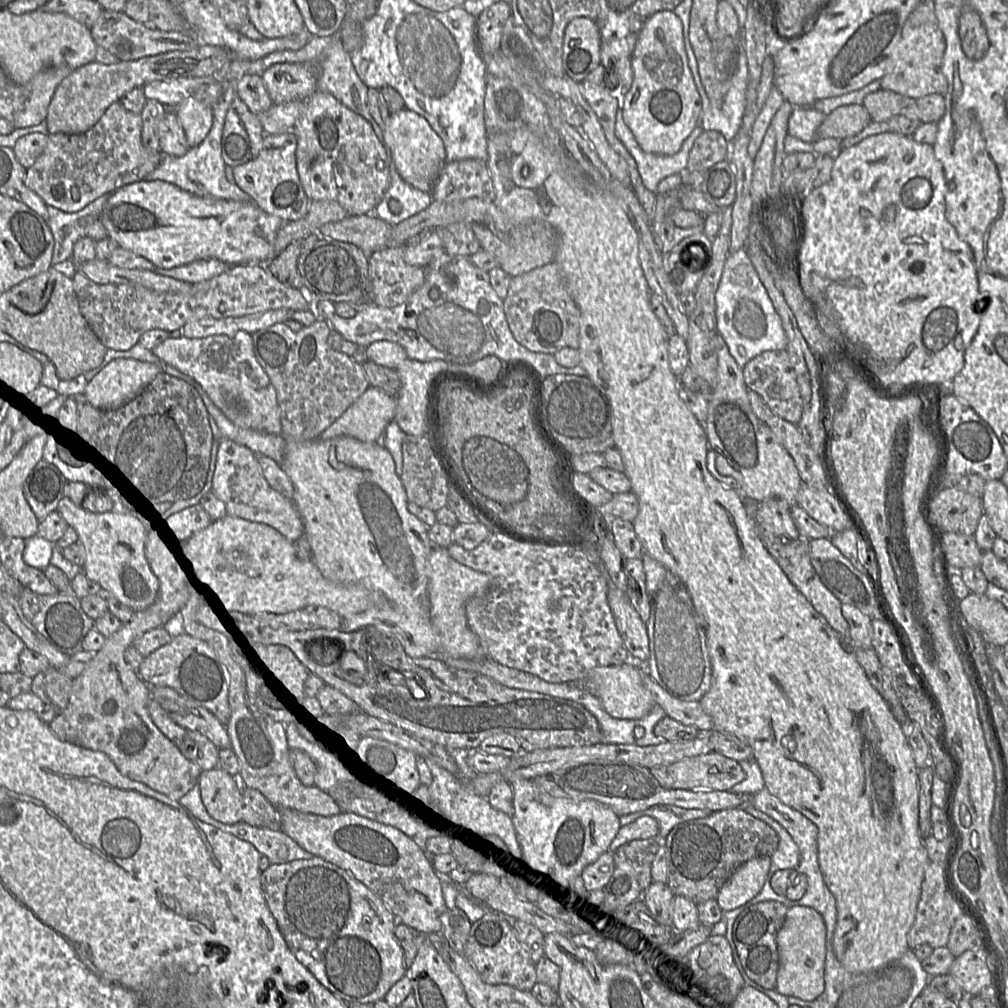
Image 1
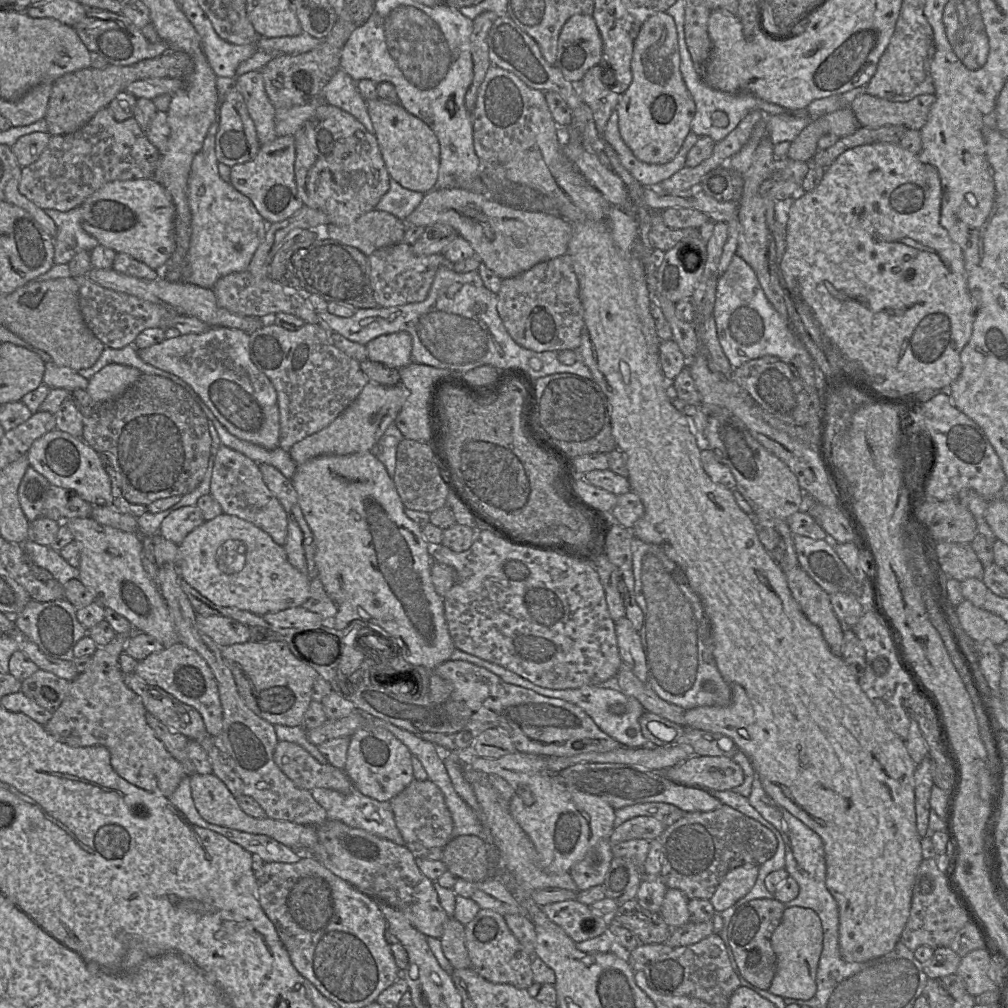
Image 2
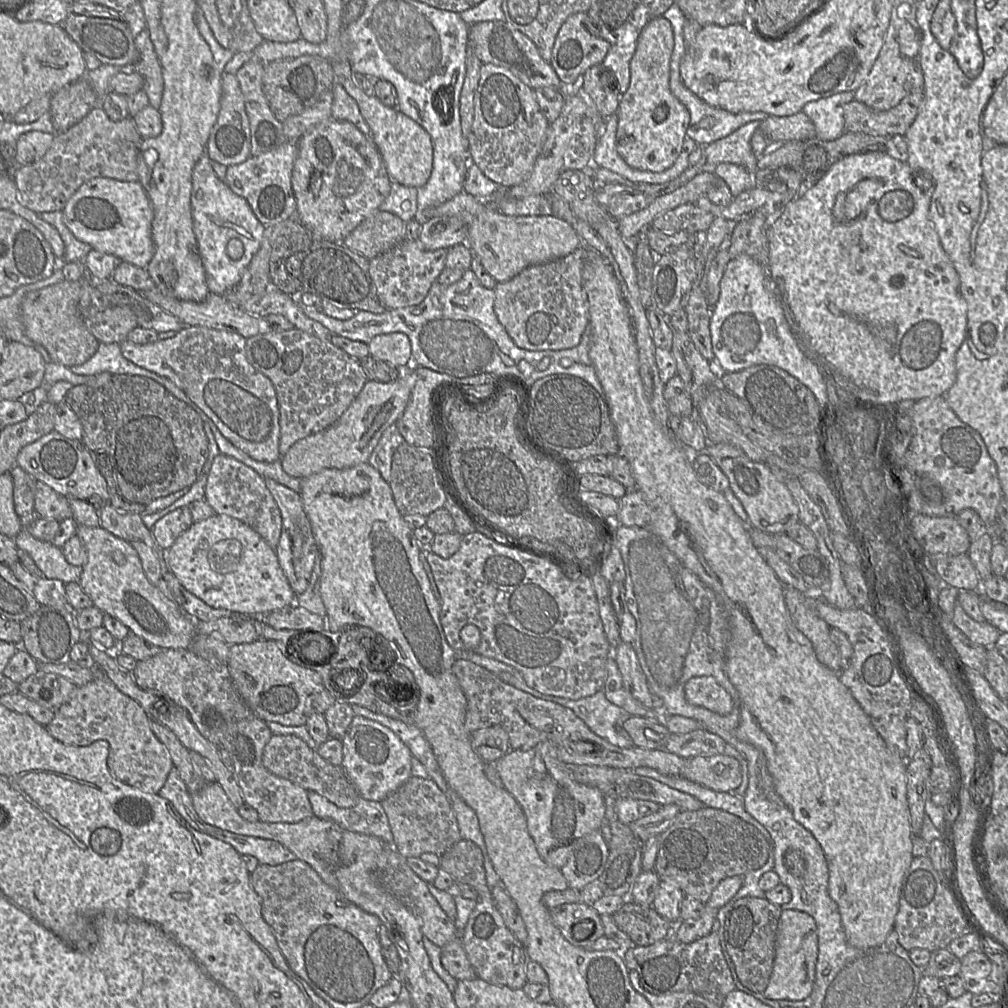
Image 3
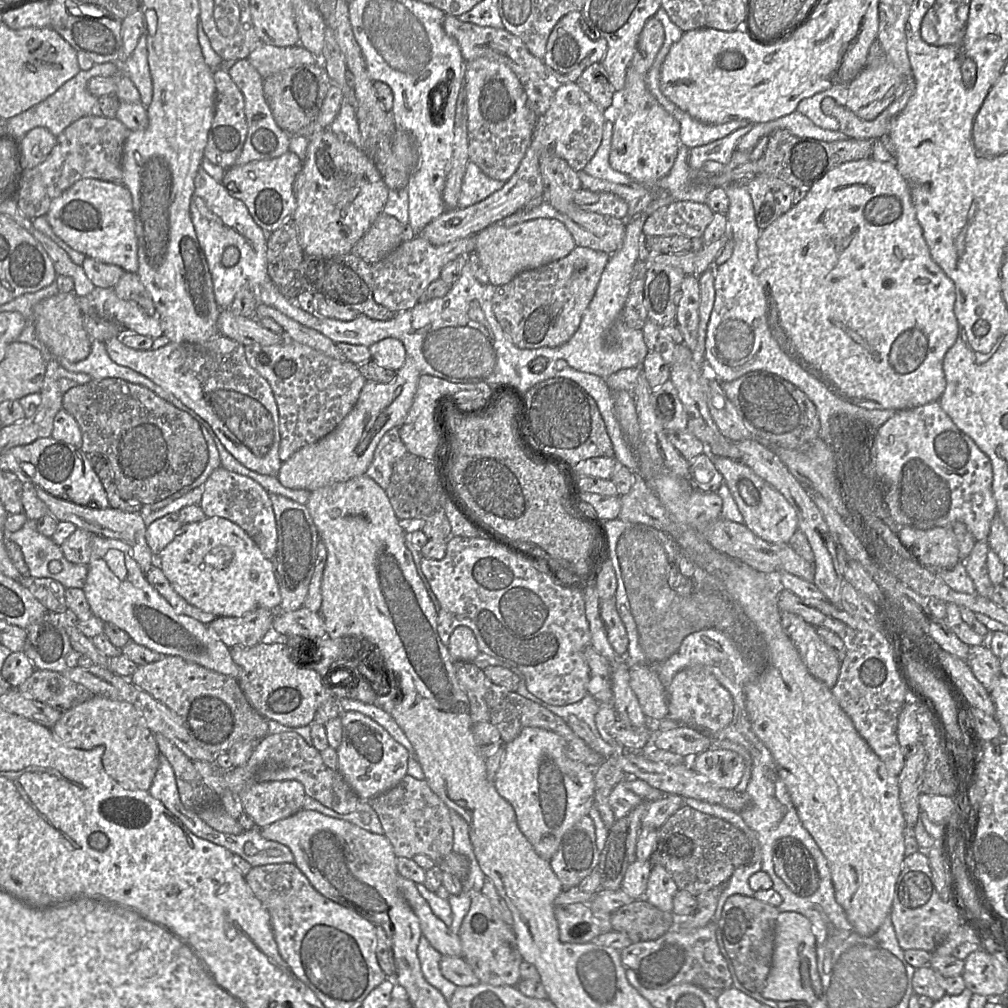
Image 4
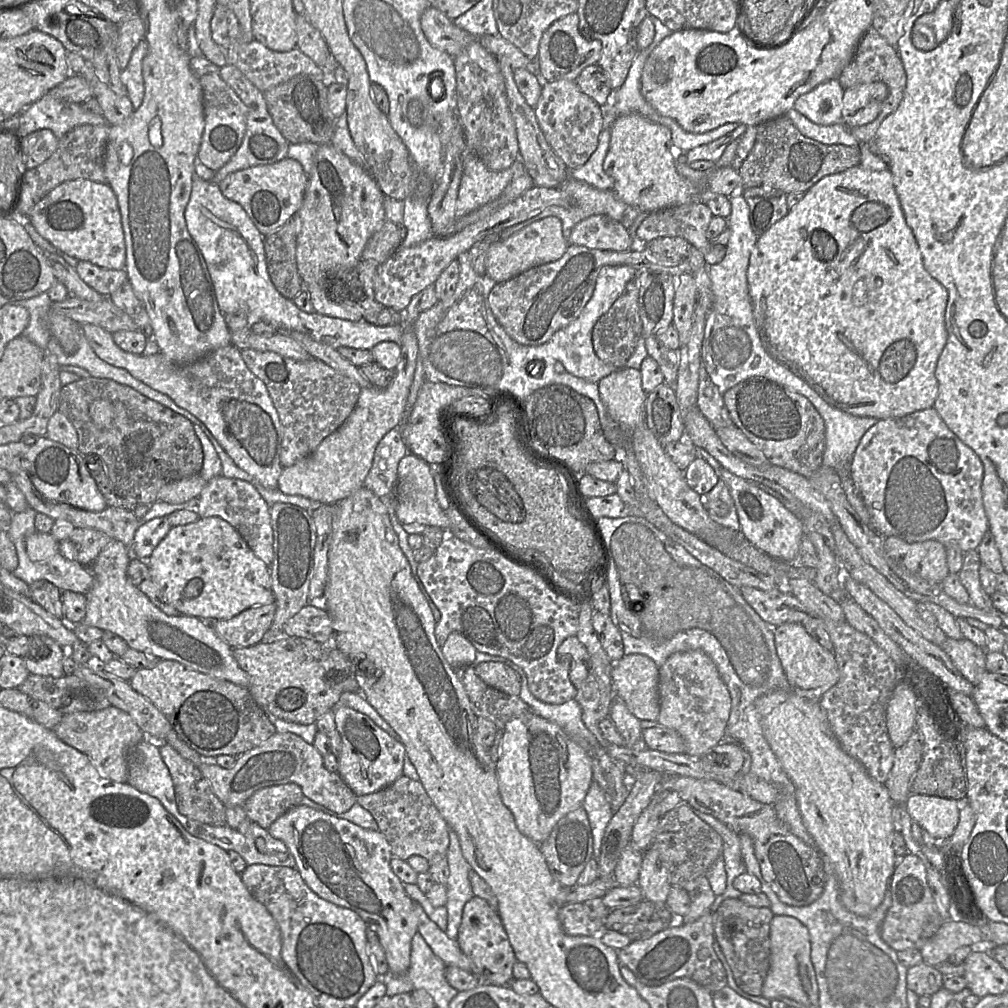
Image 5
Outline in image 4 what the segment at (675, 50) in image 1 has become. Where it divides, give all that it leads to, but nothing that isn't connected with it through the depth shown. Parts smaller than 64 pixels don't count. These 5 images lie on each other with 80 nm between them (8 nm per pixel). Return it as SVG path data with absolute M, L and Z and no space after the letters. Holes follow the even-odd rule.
M655 17L648 19L638 39L637 52L631 62L624 88L624 105L614 120L609 163L611 167L647 187L665 177L678 155L680 124L650 93L646 75L665 40L662 23Z

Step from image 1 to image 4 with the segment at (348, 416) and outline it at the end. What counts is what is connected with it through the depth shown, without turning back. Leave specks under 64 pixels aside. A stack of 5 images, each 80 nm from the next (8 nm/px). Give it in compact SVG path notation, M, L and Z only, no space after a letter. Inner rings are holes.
M407 355L395 378L386 384L365 381L358 399L343 420L327 435L308 444L281 463L277 479L286 488L309 492L364 475L383 435L398 427L413 403L420 373Z

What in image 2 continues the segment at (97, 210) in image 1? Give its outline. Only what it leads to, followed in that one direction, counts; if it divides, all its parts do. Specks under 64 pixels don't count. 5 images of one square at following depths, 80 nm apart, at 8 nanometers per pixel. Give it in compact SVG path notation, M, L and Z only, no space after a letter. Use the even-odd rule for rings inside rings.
M80 207L67 212L55 209L44 211L57 227L57 233L54 238L55 264L68 264L78 252L90 252L99 245L97 239L83 229Z

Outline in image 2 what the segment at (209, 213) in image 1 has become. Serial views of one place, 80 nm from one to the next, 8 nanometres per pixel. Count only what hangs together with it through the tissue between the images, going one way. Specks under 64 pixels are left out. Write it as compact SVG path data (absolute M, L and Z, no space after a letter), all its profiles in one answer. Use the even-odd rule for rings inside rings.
M135 179L135 180L116 180L112 182L106 183L96 192L94 192L91 196L89 196L80 206L81 209L81 225L83 229L97 239L99 245L111 248L115 250L117 253L125 253L133 258L145 263L150 268L159 270L161 276L161 270L166 265L166 263L171 258L174 250L175 250L175 239L174 239L174 217L175 217L175 207L172 201L170 194L167 190L156 180L154 179Z

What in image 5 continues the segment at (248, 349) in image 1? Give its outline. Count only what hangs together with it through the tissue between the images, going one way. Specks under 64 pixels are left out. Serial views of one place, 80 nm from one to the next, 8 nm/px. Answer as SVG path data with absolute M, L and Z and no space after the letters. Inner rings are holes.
M94 324L81 327L83 336L100 359L126 370L189 411L205 424L240 469L265 488L277 487L283 469L280 463L283 429L265 384L247 368L240 349L230 344L191 364L178 365L160 352L153 355L125 352L113 341L111 332Z

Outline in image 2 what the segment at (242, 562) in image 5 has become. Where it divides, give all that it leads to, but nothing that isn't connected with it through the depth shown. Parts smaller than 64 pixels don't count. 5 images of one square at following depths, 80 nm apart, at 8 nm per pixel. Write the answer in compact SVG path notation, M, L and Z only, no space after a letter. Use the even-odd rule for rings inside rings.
M225 513L184 538L178 545L176 568L183 581L213 604L258 616L301 607L310 594L311 577L289 563L283 546L254 524Z

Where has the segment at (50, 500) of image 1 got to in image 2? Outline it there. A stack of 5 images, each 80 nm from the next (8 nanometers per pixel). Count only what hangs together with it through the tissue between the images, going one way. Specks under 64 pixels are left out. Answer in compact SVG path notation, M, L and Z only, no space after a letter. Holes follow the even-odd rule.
M29 467L25 472L18 489L21 509L29 522L43 517L43 506L50 483L48 480Z

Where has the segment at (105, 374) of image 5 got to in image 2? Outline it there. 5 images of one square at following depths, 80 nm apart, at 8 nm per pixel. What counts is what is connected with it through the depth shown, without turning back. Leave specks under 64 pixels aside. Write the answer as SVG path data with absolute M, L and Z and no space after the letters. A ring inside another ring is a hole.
M128 345L124 348L120 349L112 349L109 347L106 347L99 359L96 361L96 363L87 369L79 370L77 373L87 380L89 380L93 375L95 375L97 372L99 372L101 369L103 369L105 366L109 364L120 364L125 366L130 366L133 368L138 369L142 374L146 375L161 375L163 377L169 378L174 383L182 386L184 389L189 391L191 395L194 393L191 387L185 383L183 380L178 378L177 376L168 373L168 372L161 372L155 368L153 368L151 365L143 362L138 354L137 354L138 348L134 345Z

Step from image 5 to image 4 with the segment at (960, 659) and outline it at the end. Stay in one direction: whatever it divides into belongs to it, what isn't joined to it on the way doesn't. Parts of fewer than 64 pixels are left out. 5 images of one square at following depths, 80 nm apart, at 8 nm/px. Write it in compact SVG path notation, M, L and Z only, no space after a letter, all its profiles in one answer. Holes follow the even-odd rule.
M987 644L970 646L966 659L975 677L986 687L992 688L1001 673L1001 659L998 658Z

